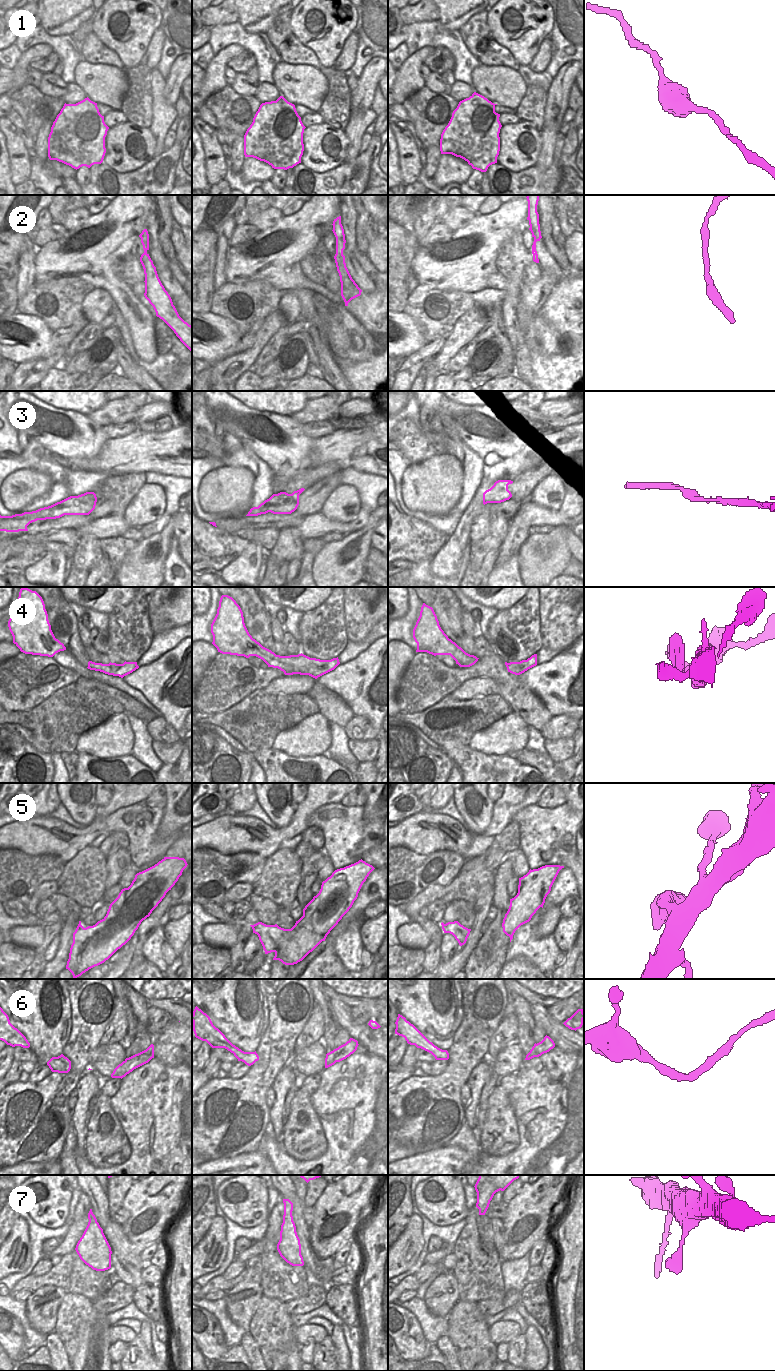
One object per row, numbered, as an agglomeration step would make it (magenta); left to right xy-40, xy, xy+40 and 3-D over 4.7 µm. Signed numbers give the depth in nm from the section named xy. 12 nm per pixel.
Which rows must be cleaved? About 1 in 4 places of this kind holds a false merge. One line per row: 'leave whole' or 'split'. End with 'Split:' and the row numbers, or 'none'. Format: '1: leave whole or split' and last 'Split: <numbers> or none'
1: split
2: leave whole
3: leave whole
4: leave whole
5: leave whole
6: leave whole
7: leave whole
Split: 1

